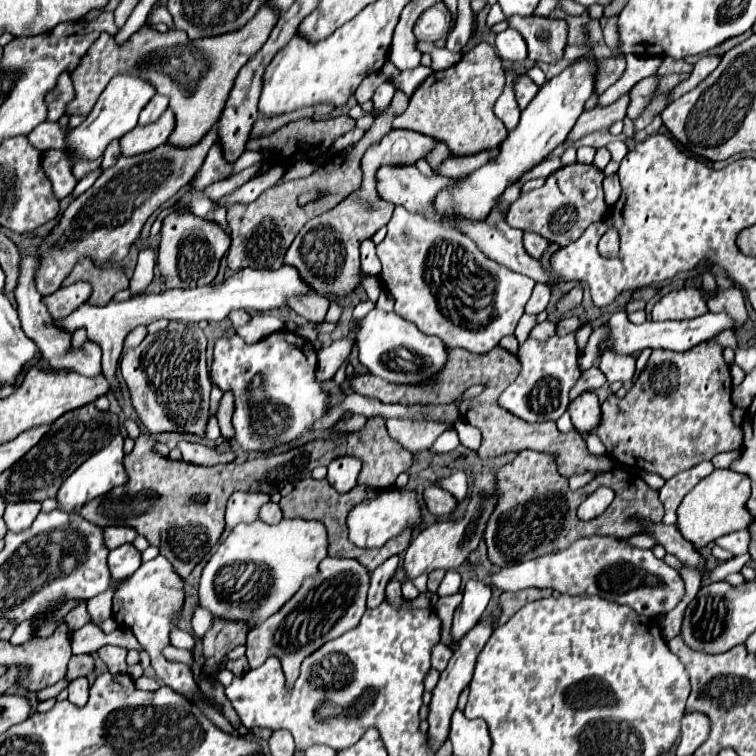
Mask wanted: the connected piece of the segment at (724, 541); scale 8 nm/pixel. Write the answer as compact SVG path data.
M747 530L733 532L733 534L727 534L727 536L721 536L719 540L715 540L715 544L719 544L725 550L729 550L733 556L745 554L747 548L749 548L749 542L751 542L751 536L749 536Z

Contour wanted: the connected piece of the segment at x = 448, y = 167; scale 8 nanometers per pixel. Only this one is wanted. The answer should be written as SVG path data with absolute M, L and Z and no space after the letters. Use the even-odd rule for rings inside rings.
M483 150L479 154L471 154L471 156L451 156L449 160L443 162L443 166L439 168L439 172L443 176L449 176L449 178L463 178L463 176L469 176L473 170L481 168L483 164L487 164L487 160L495 160L497 156L497 150Z

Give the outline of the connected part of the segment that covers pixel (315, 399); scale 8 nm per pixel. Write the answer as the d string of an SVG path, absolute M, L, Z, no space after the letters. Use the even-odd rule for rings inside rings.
M273 332L271 336L255 342L255 344L243 344L239 336L227 340L219 338L215 342L213 352L213 366L211 366L211 378L215 384L219 384L221 390L233 390L235 392L235 414L233 414L233 428L235 428L235 442L243 452L269 452L271 448L289 444L303 434L311 432L317 416L323 416L329 412L329 394L323 390L319 380L315 380L315 364L317 364L317 352L311 342L305 342L299 334L291 332Z

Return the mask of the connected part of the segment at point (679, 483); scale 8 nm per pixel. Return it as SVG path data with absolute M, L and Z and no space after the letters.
M701 462L695 468L679 472L677 476L673 476L665 482L665 486L659 490L661 492L661 504L665 506L665 516L663 516L665 524L675 524L675 508L681 504L681 498L687 492L691 492L691 488L699 480L709 476L711 472L713 472L713 464L711 462Z

